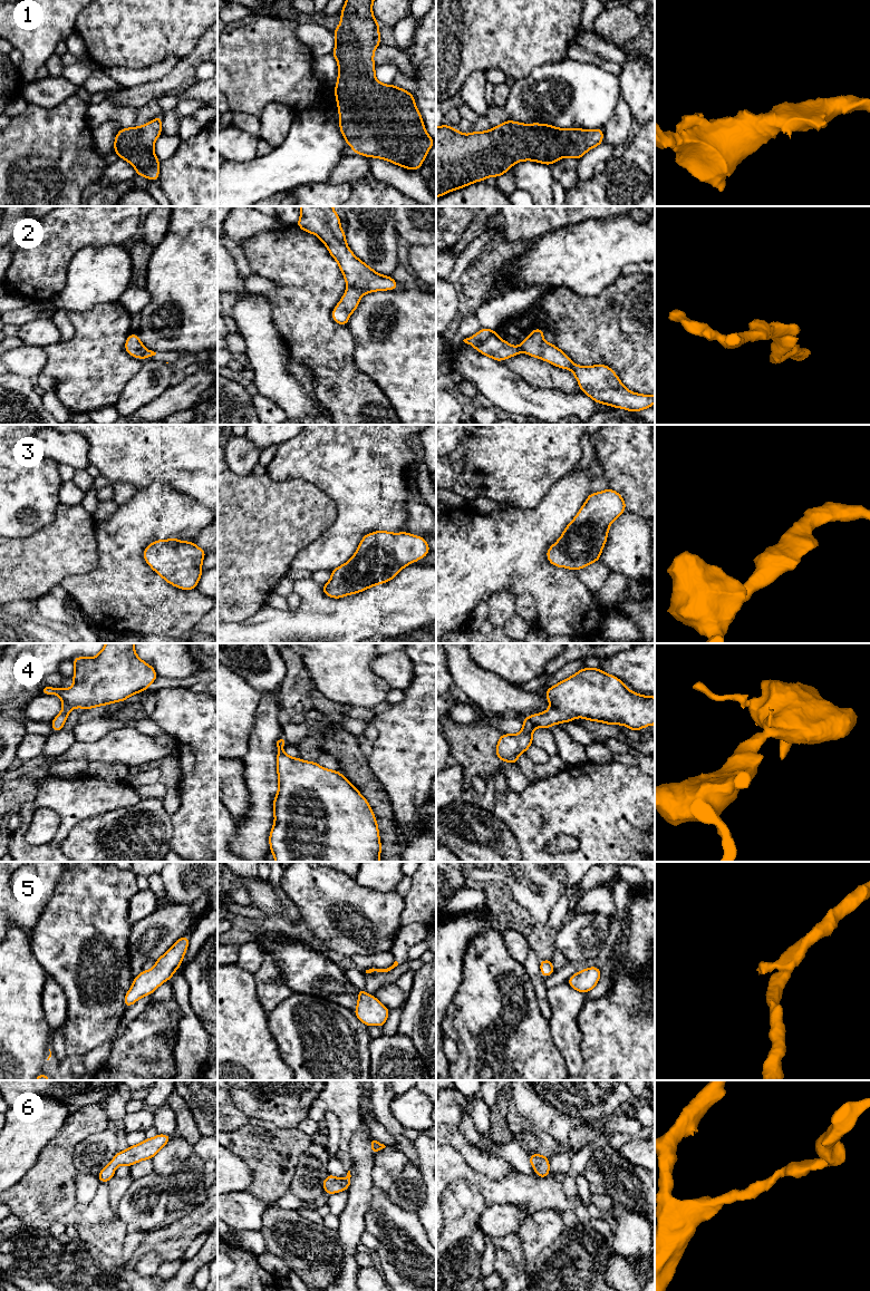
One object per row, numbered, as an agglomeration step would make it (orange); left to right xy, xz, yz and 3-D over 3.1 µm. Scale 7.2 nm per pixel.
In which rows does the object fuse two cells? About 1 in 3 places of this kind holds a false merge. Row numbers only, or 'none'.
none

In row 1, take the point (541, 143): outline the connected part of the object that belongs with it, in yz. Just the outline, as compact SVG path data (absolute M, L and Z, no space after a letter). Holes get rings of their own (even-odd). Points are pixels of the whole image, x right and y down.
M506 120L486 132L468 135L443 124L436 127L436 198L487 177L499 177L516 162L533 161L551 165L563 157L580 159L588 151L601 145L603 128L557 128L547 124L521 124Z

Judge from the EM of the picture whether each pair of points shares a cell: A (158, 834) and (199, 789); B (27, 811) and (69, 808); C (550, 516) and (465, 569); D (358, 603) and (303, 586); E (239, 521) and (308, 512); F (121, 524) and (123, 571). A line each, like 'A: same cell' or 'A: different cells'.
A: different cells
B: same cell
C: same cell
D: same cell
E: same cell
F: same cell

